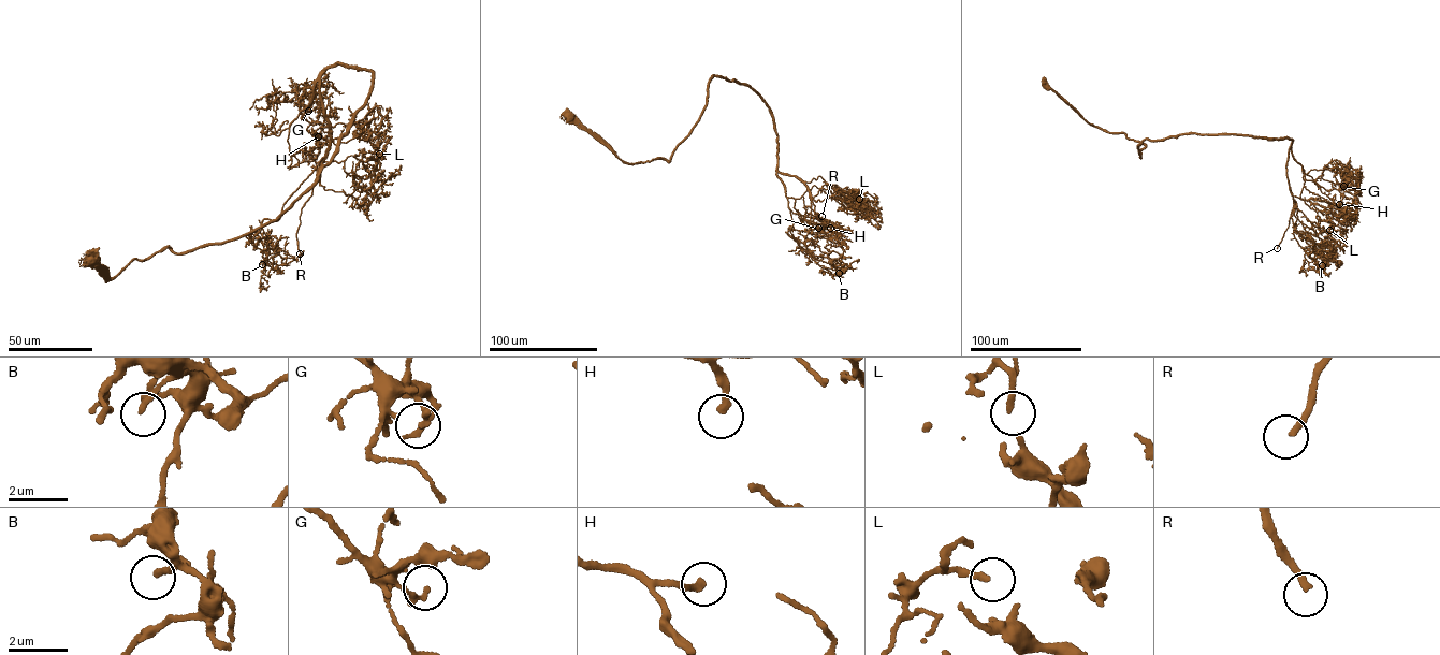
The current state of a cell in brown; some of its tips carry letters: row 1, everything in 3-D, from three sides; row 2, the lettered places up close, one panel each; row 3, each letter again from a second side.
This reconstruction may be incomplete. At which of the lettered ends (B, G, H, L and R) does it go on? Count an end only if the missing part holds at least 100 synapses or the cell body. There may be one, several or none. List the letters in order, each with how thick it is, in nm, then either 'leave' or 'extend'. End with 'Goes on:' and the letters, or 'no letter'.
B: 190 nm thick; leave
G: 190 nm thick; leave
H: 200 nm thick; extend
L: 190 nm thick; leave
R: 200 nm thick; extend
Goes on: H, R

